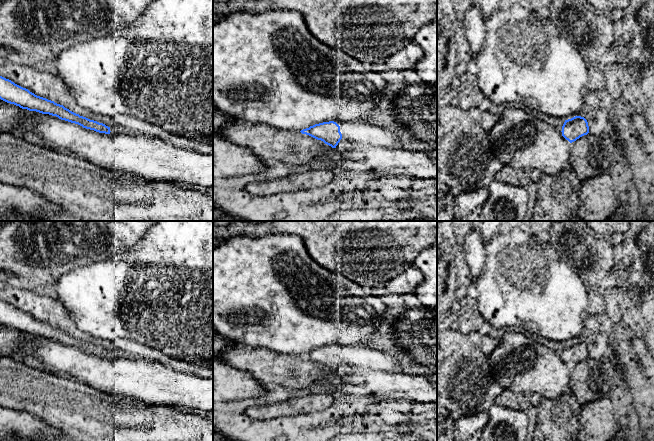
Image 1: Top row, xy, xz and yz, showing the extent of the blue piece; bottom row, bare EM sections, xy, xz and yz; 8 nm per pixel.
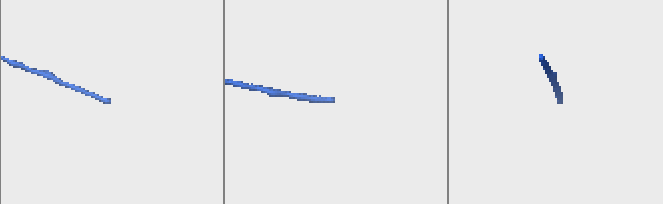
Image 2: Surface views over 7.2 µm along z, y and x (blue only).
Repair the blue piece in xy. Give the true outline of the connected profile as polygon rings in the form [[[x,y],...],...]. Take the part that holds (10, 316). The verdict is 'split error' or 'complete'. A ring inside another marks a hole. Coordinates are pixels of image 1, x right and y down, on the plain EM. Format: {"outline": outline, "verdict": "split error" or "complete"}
{"outline": [[[0,300],[0,323],[7,327],[19,330],[22,333],[56,340],[61,344],[78,348],[83,352],[94,354],[99,357],[110,359],[115,359],[119,356],[136,357],[134,355],[129,355],[120,349],[115,348],[112,351],[108,351],[103,347],[80,340],[65,332],[63,329],[37,320],[28,313],[23,312],[2,300]]], "verdict": "split error"}

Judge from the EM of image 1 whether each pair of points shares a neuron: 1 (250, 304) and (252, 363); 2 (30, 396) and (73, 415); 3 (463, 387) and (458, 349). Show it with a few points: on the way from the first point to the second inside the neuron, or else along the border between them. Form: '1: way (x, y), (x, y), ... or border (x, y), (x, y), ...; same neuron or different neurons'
1: border (253, 346), (272, 349), (276, 352); different neurons
2: way (41, 396), (50, 396), (62, 404); same neuron
3: way (459, 378), (458, 358); same neuron

